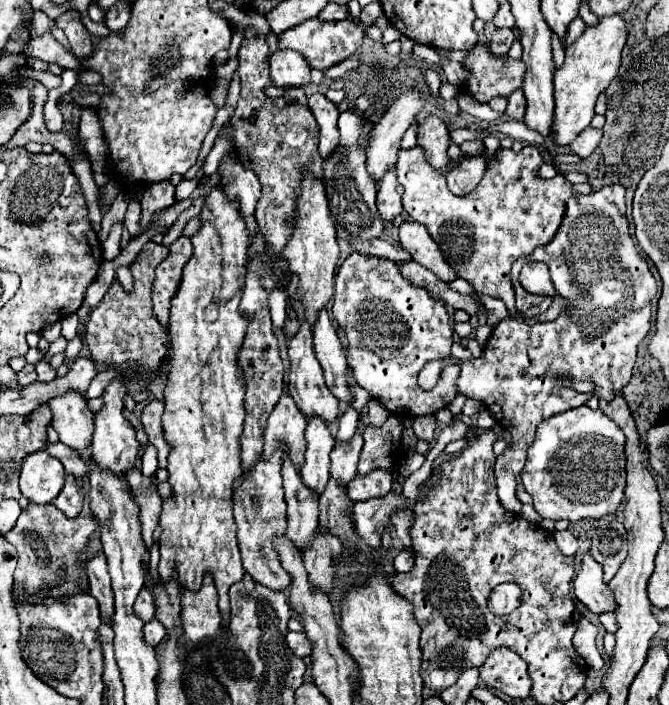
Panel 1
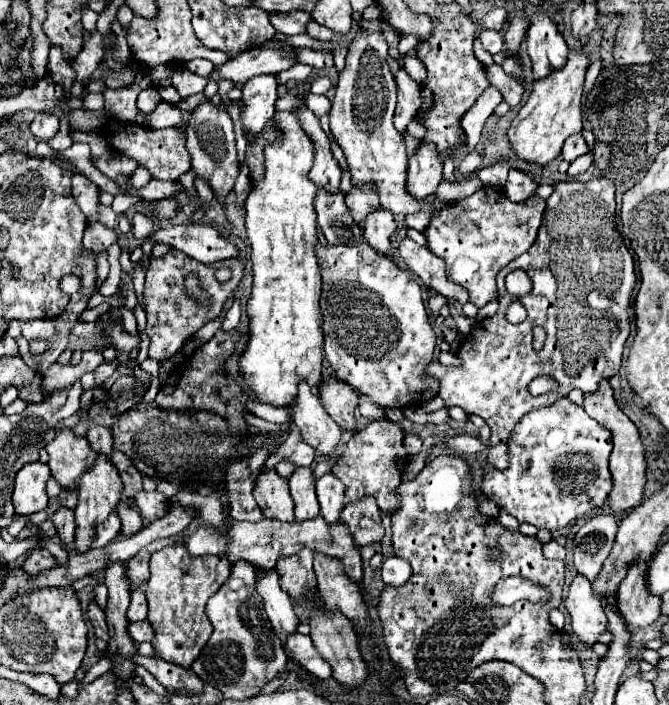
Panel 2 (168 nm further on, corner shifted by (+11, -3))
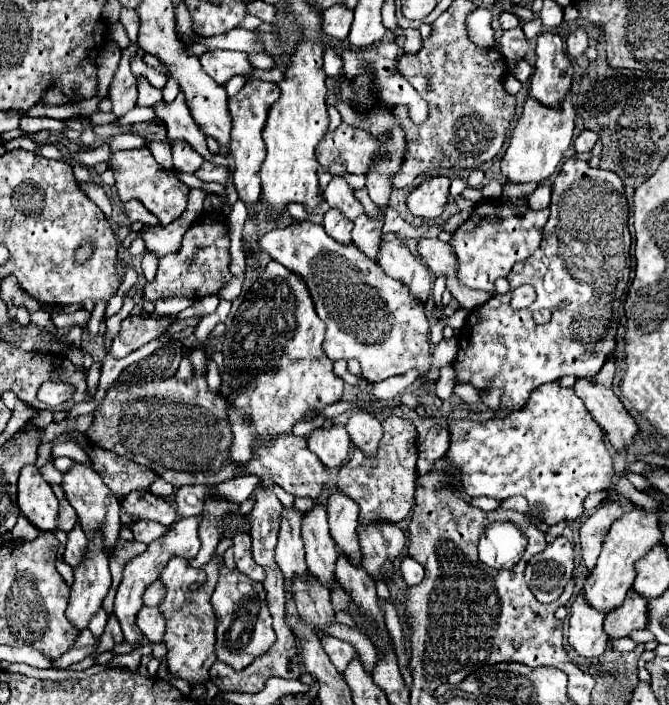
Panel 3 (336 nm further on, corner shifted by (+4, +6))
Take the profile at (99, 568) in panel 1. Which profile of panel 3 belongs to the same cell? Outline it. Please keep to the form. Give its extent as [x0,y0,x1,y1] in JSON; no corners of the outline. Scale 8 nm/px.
[95,615,123,655]

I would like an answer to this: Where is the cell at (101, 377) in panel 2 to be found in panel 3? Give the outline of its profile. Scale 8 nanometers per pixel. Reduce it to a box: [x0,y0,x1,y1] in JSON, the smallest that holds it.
[111,315,171,359]

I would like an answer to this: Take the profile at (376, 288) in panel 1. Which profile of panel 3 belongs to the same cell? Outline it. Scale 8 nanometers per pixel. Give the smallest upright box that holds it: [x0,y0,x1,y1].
[259,221,431,383]

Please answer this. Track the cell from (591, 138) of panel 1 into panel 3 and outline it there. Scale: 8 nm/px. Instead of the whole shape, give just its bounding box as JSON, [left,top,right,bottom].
[575,129,599,153]

